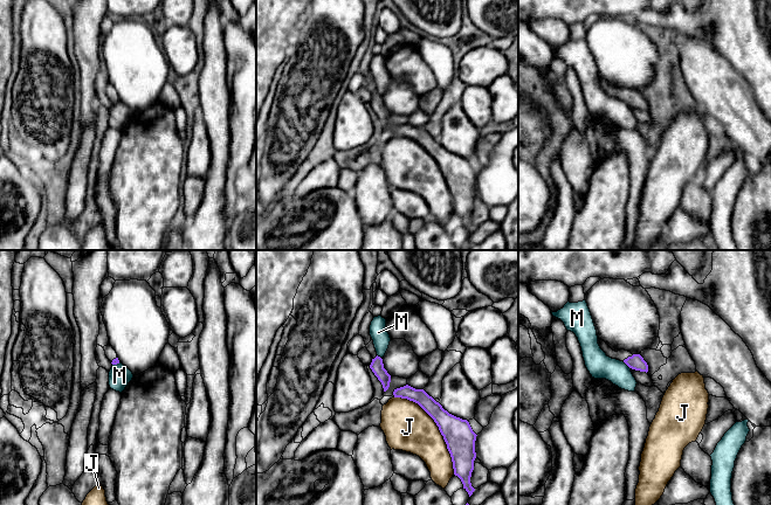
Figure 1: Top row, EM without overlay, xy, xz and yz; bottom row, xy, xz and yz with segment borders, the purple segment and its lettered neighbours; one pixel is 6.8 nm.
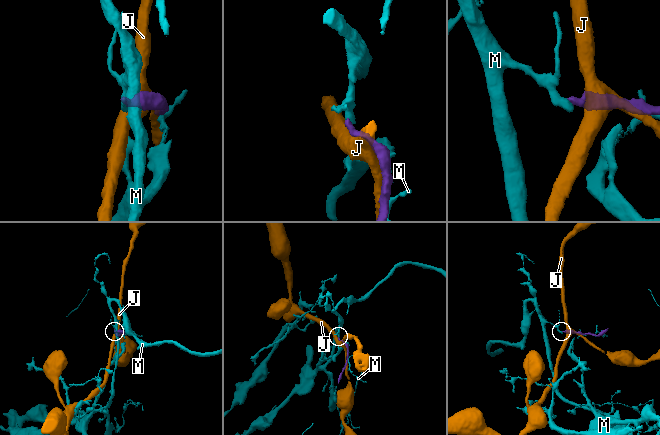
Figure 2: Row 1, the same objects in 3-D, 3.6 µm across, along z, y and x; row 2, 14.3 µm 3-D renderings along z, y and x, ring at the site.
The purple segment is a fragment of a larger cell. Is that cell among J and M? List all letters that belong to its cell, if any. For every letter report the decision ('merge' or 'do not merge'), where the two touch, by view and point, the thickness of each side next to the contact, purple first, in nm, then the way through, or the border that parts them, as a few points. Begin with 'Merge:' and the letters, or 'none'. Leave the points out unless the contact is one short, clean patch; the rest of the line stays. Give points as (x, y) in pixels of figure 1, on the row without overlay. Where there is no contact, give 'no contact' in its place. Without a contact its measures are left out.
Merge: none
J: do not merge | xz (439, 166) | 200/320 nm
M: do not merge | yz (626, 102) | 100/170 nm

